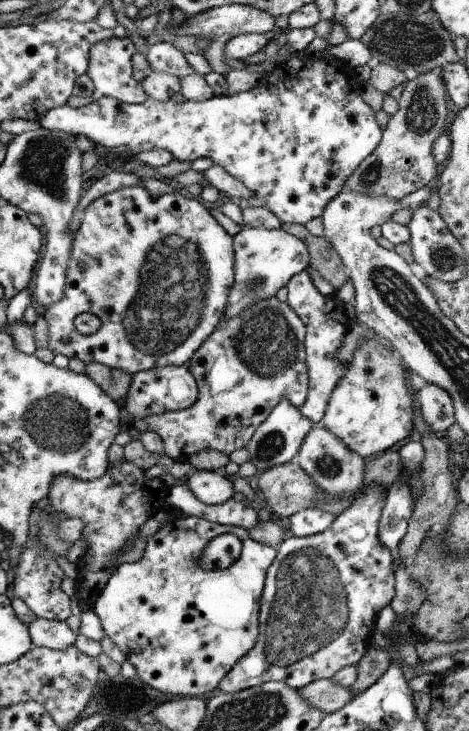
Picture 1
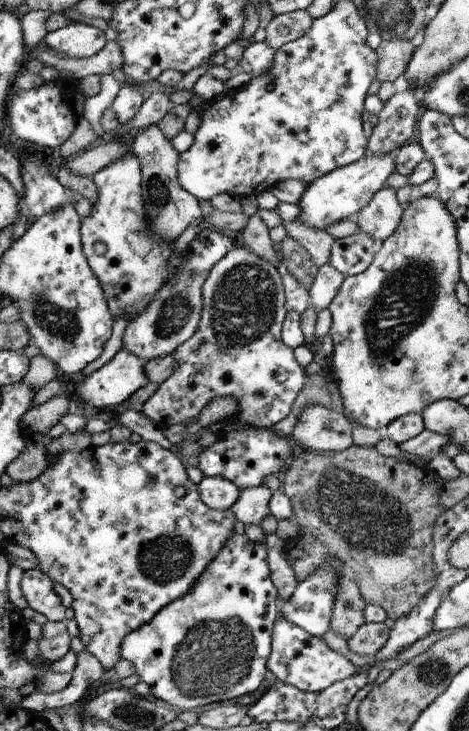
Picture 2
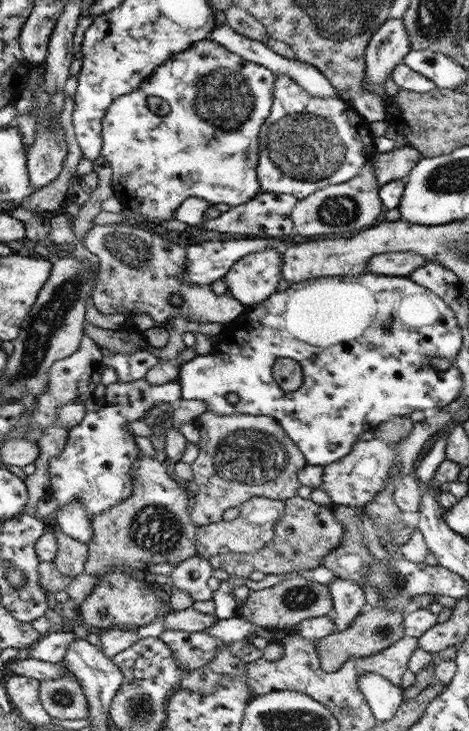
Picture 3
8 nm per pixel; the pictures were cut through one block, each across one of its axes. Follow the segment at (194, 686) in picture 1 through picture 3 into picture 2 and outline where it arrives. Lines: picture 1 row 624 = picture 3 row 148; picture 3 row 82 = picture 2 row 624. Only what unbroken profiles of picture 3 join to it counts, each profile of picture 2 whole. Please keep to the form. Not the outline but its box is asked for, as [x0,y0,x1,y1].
[120,534,278,711]

